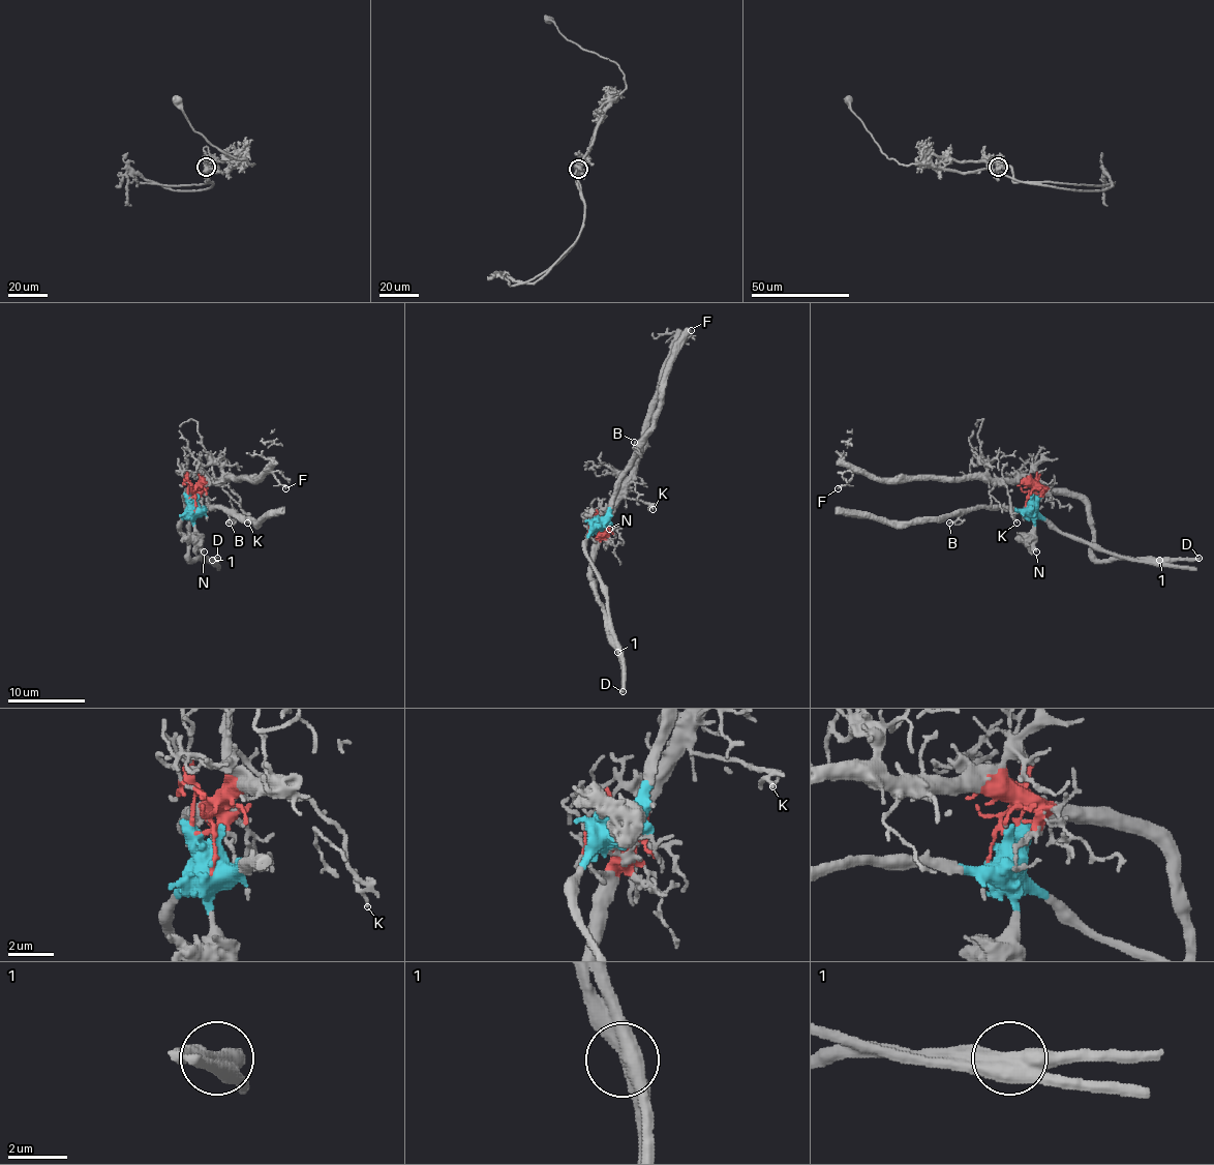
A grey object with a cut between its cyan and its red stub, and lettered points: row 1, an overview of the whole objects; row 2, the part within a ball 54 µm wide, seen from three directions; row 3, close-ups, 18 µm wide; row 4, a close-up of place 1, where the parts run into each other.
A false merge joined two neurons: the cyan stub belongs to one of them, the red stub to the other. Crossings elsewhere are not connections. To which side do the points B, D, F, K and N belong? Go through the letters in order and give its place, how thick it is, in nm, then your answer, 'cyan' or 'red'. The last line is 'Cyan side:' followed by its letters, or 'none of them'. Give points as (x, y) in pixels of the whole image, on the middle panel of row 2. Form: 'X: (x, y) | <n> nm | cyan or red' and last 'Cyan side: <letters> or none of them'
B: (634, 442) | 90 nm | cyan
D: (623, 691) | 360 nm | red
F: (691, 330) | 170 nm | red
K: (653, 509) | 90 nm | red
N: (609, 529) | 240 nm | cyan
Cyan side: B, N

